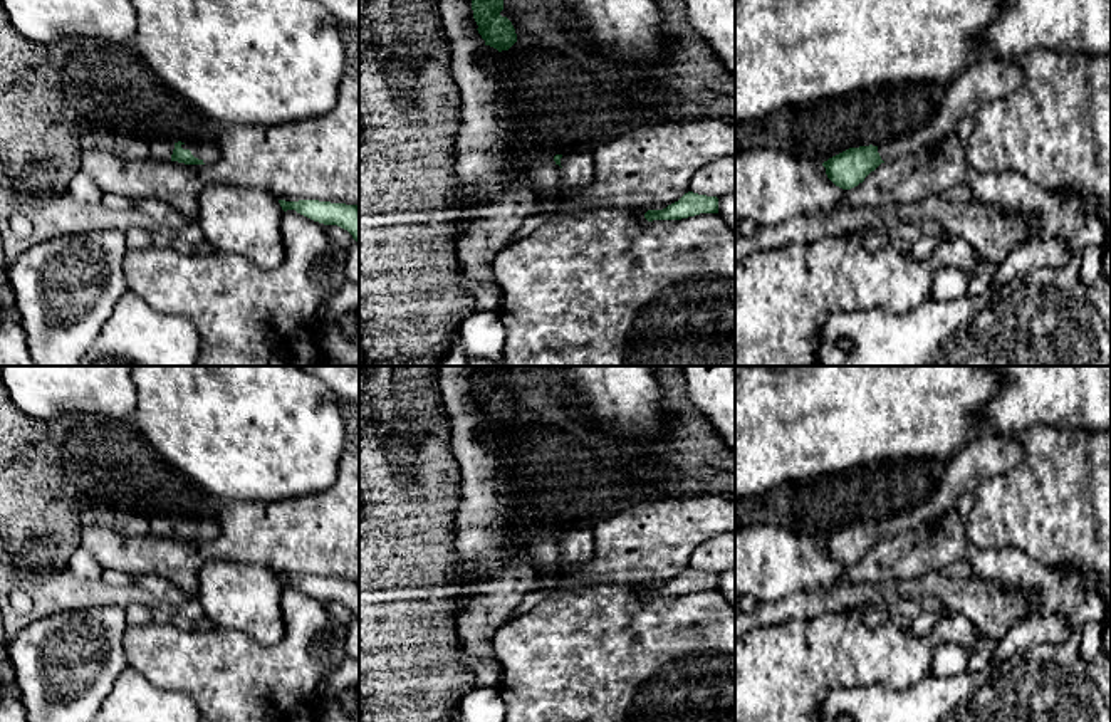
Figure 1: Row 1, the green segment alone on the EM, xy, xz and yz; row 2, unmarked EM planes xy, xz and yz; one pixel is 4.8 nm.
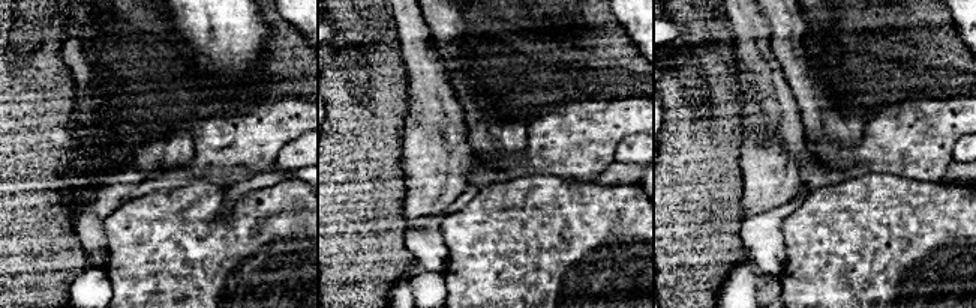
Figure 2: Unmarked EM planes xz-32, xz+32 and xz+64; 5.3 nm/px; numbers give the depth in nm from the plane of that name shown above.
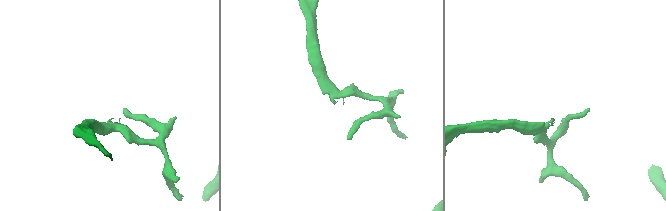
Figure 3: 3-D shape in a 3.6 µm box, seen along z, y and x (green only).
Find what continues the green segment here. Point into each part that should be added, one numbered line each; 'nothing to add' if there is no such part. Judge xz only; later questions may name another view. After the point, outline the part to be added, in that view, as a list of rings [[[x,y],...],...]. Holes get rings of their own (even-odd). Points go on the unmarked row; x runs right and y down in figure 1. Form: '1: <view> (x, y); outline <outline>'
1: xz (578, 544); outline [[[569,527],[561,534],[561,561],[566,566],[581,566],[594,556],[594,537],[592,529],[587,527]]]

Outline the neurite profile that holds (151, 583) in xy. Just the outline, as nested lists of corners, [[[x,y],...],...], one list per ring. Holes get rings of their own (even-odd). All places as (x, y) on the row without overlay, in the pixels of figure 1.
[[[134,576],[133,584],[138,584],[153,594],[161,596],[164,601],[168,601],[175,606],[180,606],[181,603],[185,603],[185,596],[180,589],[176,589],[171,584],[163,583],[156,576]]]

